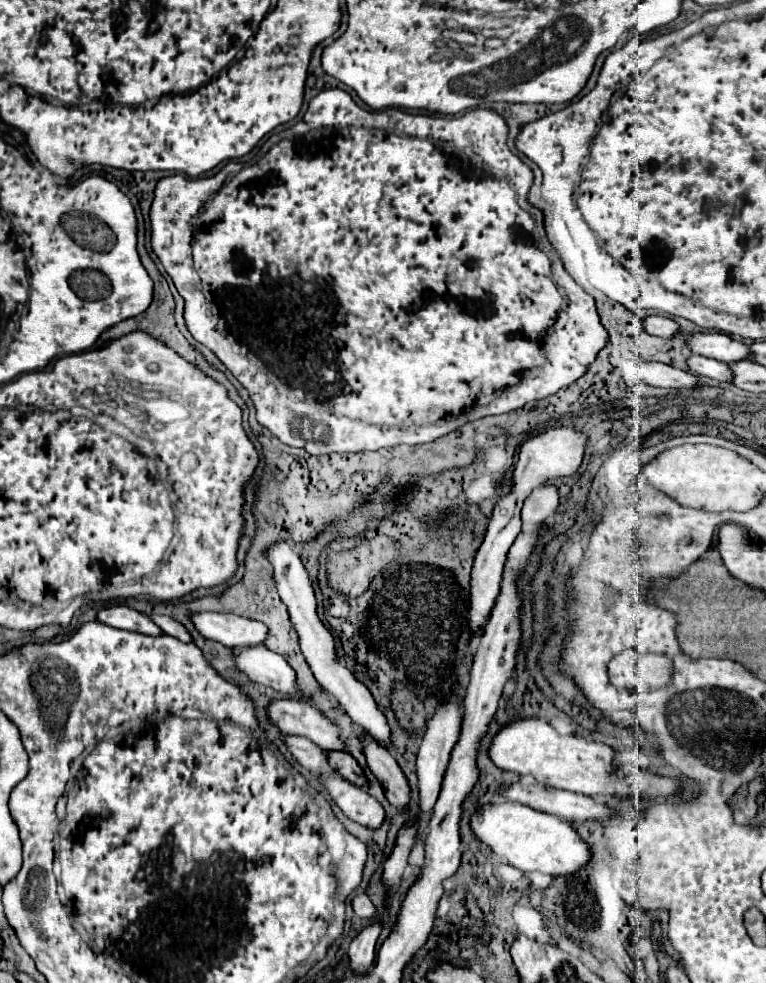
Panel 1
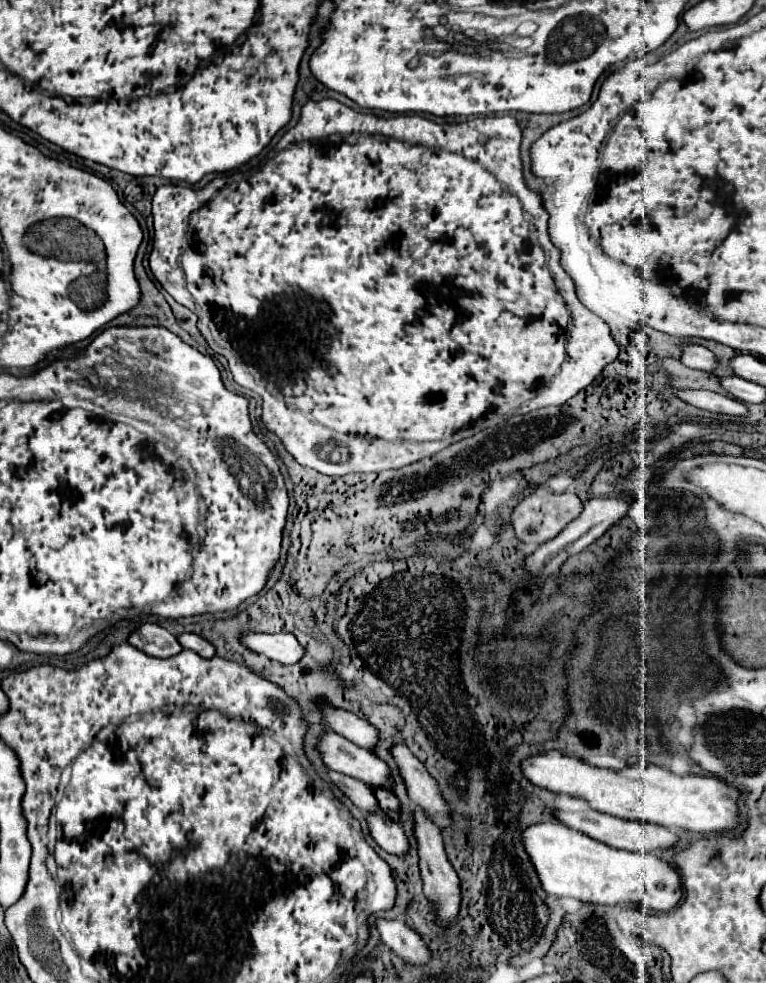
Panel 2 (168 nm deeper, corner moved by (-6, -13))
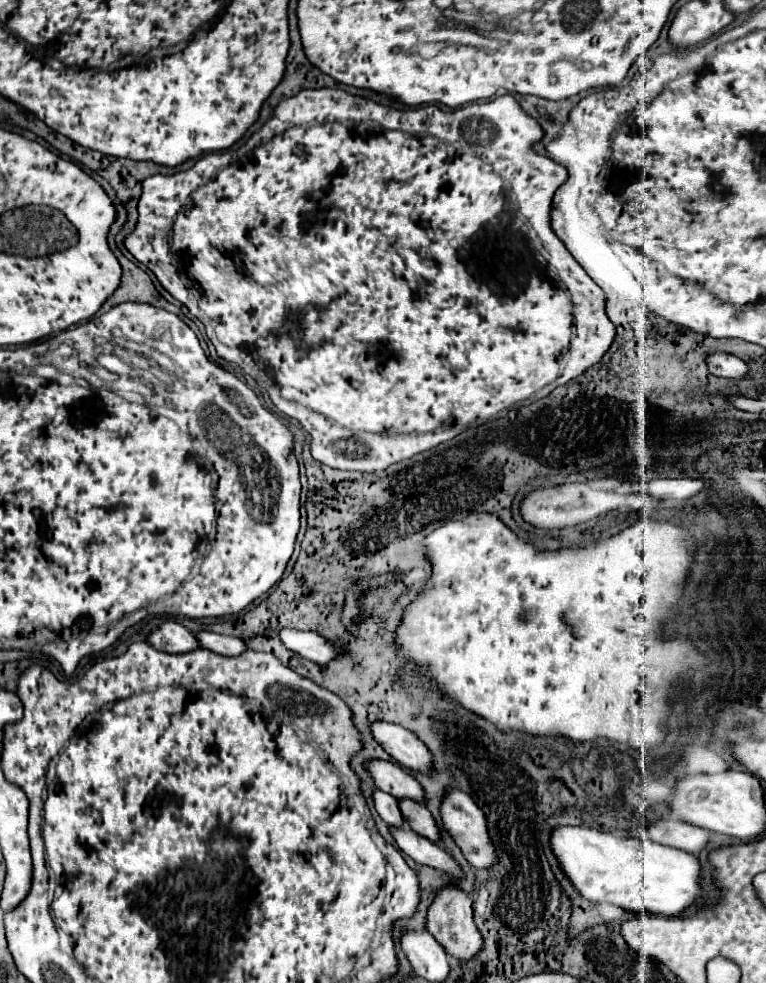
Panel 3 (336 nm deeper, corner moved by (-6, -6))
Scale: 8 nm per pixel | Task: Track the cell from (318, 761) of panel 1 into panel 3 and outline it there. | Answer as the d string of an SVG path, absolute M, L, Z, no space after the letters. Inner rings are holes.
M372 788L372 798L374 798L376 812L380 814L380 818L388 826L402 826L404 824L404 818L402 818L402 814L398 810L396 798L392 798L390 794L384 794L380 788Z

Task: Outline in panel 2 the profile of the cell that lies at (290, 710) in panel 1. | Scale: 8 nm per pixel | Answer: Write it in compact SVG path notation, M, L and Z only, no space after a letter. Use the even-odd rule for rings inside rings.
M330 731L322 735L318 749L322 753L324 763L330 769L338 773L346 773L354 779L360 779L370 787L392 789L394 779L392 779L390 767L374 753L368 753L366 749L352 745L352 741L340 737L338 733Z

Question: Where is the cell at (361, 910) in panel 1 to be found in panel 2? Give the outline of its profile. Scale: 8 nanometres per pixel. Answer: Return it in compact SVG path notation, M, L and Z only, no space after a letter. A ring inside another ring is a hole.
M378 919L376 925L382 935L384 945L388 945L404 963L414 965L414 967L422 967L430 961L432 951L428 949L426 941L420 937L420 933L410 929L404 921Z

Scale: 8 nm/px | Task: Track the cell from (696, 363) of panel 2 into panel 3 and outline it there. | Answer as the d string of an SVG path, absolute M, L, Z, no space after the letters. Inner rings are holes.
M712 352L706 356L706 364L708 364L708 370L710 374L714 376L722 376L722 378L744 378L744 374L748 372L748 366L732 356L732 354L726 354L726 352Z

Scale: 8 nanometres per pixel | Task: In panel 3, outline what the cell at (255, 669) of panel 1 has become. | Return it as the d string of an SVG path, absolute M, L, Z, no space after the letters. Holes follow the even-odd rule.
M370 722L370 732L374 740L402 766L428 772L432 756L414 732L390 722Z

